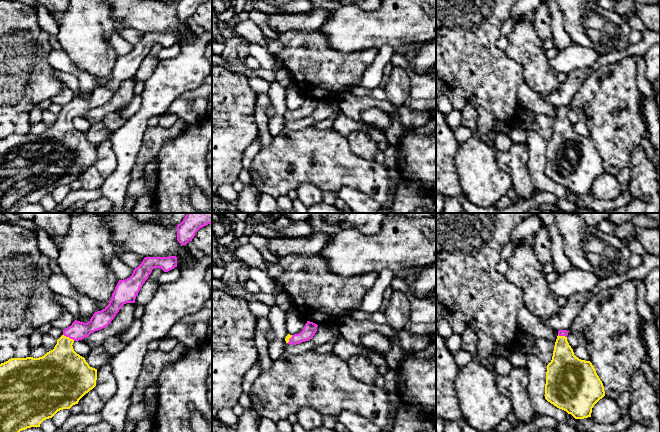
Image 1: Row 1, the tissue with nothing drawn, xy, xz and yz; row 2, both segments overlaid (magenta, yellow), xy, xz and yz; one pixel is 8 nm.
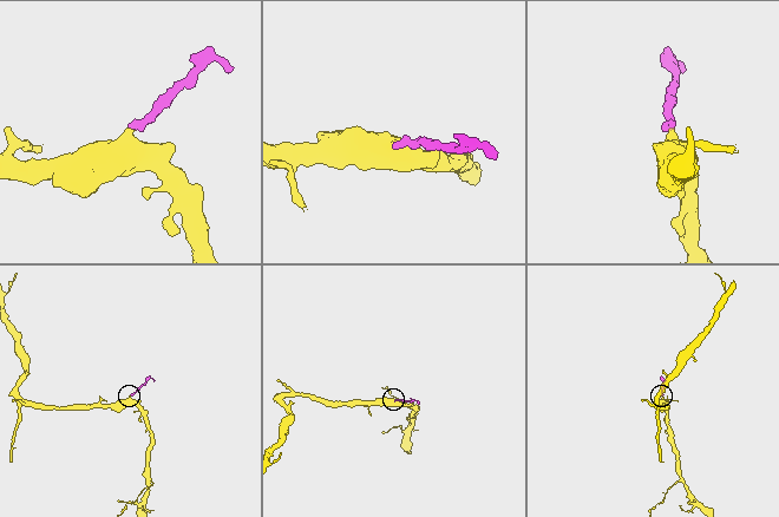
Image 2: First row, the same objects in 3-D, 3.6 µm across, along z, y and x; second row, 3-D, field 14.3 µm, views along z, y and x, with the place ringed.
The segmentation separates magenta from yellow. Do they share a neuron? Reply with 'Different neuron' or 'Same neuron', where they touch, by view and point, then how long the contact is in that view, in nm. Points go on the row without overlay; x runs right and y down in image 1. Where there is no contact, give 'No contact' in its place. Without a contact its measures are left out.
Same neuron. Touches magenta at xy (69, 113). Shared border 110 nm

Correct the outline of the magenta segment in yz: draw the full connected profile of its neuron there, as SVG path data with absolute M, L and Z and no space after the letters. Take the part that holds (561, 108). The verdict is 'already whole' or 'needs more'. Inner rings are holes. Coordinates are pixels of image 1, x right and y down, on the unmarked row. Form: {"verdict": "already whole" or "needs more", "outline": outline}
{"verdict": "needs more", "outline": "M559 106L551 138L547 141L545 175L575 195L591 193L594 181L605 172L604 162L590 137L574 131L567 117L567 106Z"}

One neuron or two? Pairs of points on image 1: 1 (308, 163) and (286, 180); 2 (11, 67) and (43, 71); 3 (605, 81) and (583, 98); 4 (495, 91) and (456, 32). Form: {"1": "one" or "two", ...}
{"1": "one", "2": "one", "3": "one", "4": "one"}

